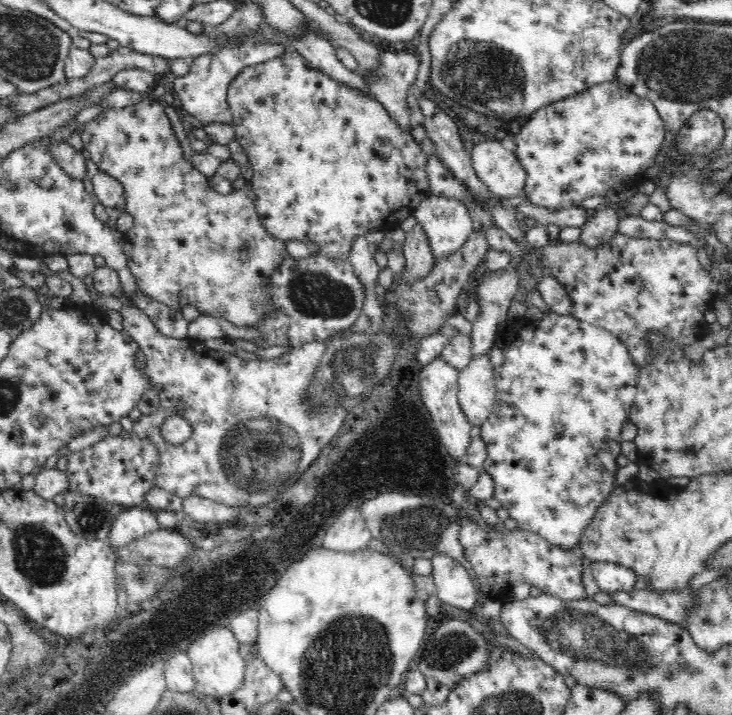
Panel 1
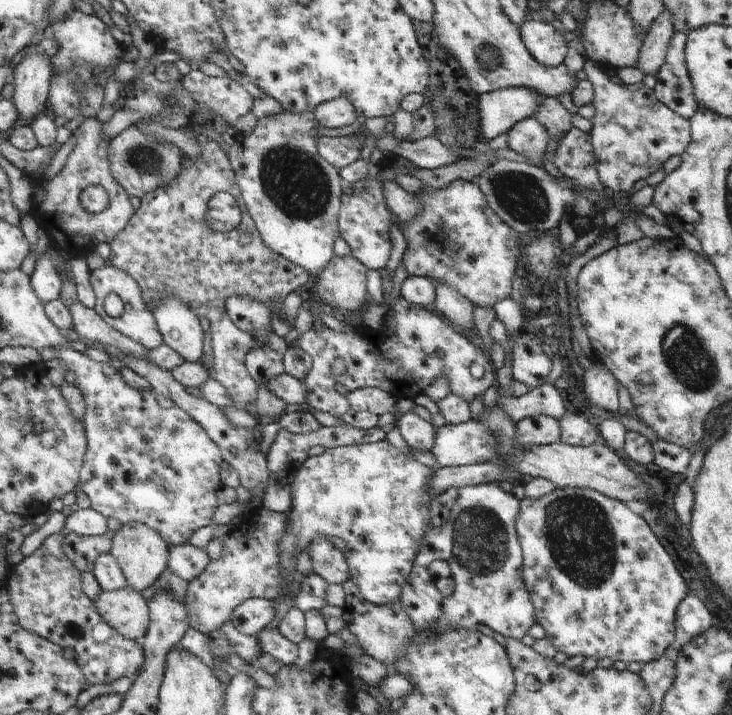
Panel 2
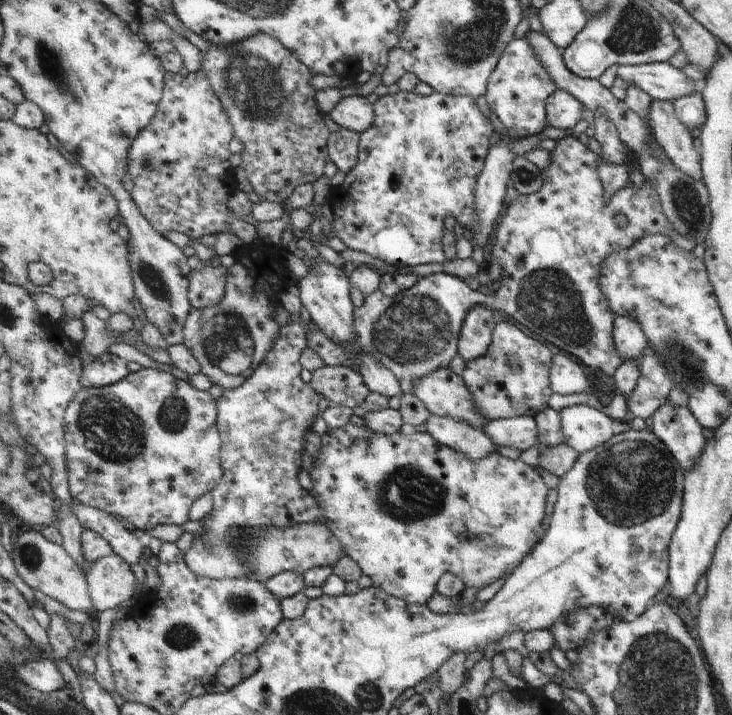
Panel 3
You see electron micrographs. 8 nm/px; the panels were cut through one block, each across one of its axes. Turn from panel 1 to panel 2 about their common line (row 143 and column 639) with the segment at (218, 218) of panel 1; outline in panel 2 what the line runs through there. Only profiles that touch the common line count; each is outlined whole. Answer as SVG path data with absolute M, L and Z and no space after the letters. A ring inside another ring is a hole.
M585 58L581 76L587 78L593 84L593 108L595 108L595 118L591 118L591 132L589 132L589 140L593 146L593 156L595 156L595 170L597 176L603 184L603 188L611 188L617 194L625 194L631 190L631 186L639 180L639 178L649 178L653 172L663 168L663 162L669 156L681 156L685 152L685 148L691 142L691 124L689 120L685 120L683 116L675 114L673 110L669 110L667 106L663 106L655 92L651 88L645 88L643 84L635 84L635 86L625 86L617 80L611 80L609 76L601 74L599 64L591 62Z

